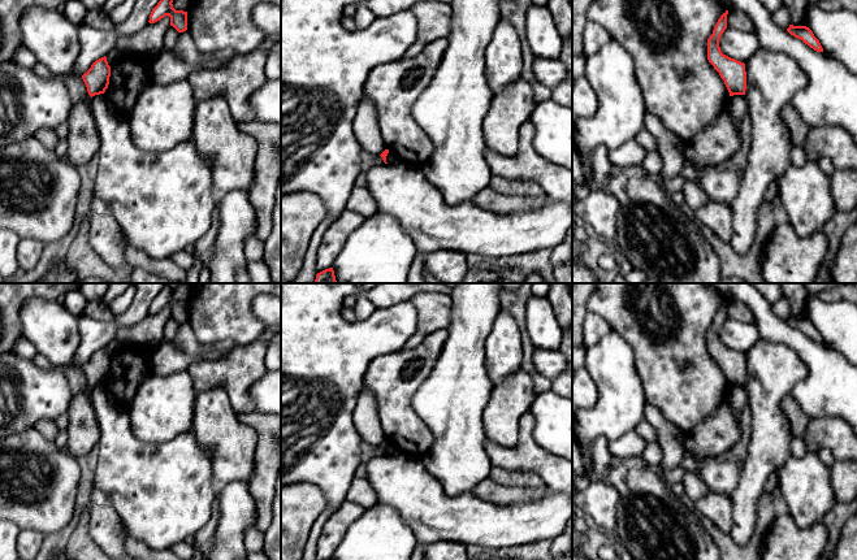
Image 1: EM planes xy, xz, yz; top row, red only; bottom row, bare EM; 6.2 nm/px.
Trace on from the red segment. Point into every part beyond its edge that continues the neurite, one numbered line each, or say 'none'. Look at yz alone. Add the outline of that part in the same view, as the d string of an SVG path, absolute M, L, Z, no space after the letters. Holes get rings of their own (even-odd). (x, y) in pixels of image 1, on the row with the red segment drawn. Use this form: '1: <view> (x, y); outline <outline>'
none

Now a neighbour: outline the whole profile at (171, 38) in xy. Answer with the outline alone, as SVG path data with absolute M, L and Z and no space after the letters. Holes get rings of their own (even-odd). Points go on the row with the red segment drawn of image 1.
M169 26L164 36L164 49L172 52L177 44L178 35L179 32L173 26Z

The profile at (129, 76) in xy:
M125 55L111 66L109 84L104 95L113 109L126 118L144 87L151 82L148 62L150 60Z

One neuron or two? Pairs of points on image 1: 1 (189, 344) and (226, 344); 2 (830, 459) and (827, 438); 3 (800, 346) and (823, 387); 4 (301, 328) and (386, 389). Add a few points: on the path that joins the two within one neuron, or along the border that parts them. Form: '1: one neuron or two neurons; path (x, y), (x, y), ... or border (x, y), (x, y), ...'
1: one neuron; path (198, 347), (217, 346)
2: two neurons; border (801, 435), (810, 450), (827, 448), (838, 459)
3: one neuron; path (810, 356), (823, 369), (823, 377)
4: two neurons; border (389, 354), (381, 354), (371, 361), (363, 387)

